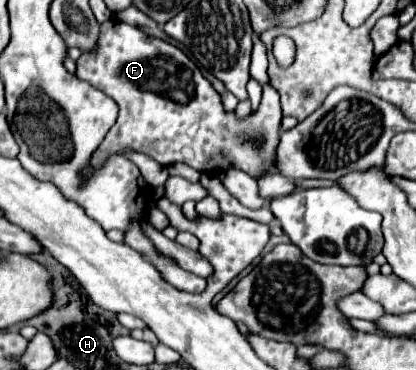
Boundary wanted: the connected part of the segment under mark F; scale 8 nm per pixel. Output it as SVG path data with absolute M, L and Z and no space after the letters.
M115 18L101 24L97 52L81 54L77 60L77 78L99 88L119 106L115 126L93 154L91 162L95 166L105 156L131 148L155 158L163 166L183 162L199 172L221 174L229 168L239 168L255 180L277 172L275 160L283 112L279 94L269 84L262 85L259 108L241 120L235 112L223 108L219 92L177 46L151 38Z

